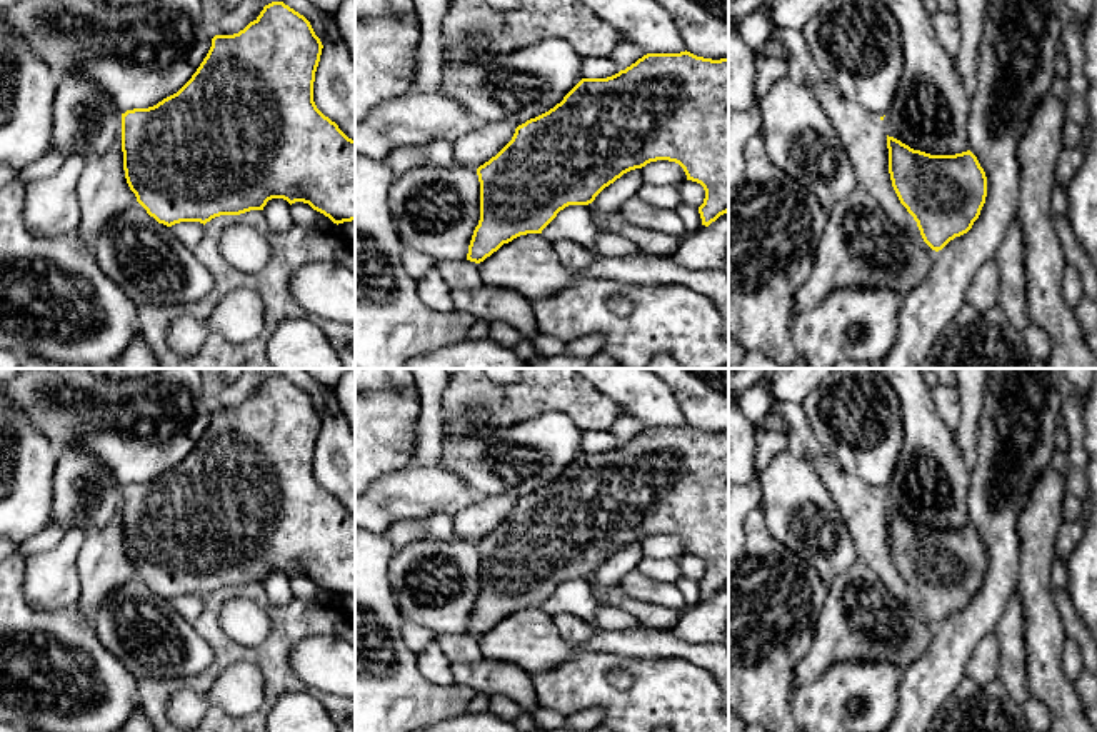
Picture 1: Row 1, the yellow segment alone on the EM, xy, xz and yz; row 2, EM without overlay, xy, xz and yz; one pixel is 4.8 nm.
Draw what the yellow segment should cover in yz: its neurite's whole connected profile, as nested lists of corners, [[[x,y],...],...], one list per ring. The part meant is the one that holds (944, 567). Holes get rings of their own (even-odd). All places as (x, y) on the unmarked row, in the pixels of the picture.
[[[887,509],[892,560],[917,595],[924,615],[935,625],[967,607],[987,570],[987,550],[967,524],[930,529]]]

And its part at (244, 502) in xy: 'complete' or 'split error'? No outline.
complete

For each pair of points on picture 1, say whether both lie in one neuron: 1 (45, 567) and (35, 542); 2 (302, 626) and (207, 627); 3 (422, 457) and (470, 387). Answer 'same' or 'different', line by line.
1: different
2: same
3: different

